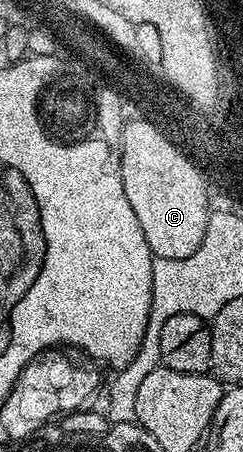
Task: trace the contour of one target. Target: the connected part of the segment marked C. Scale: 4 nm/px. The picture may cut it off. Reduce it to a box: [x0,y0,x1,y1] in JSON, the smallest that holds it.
[120,117,210,259]

